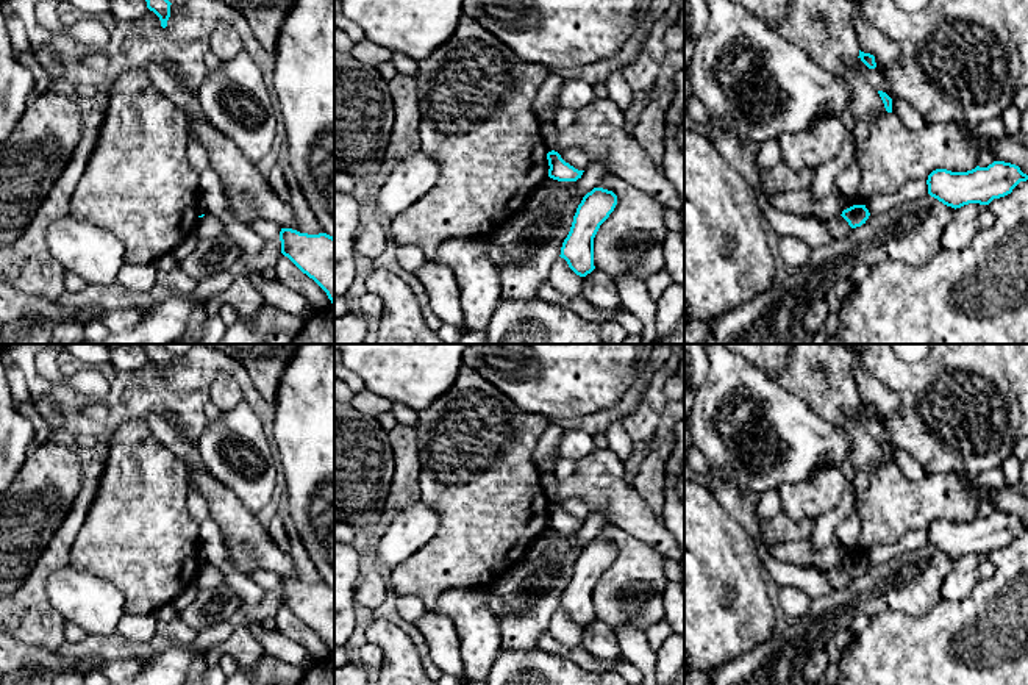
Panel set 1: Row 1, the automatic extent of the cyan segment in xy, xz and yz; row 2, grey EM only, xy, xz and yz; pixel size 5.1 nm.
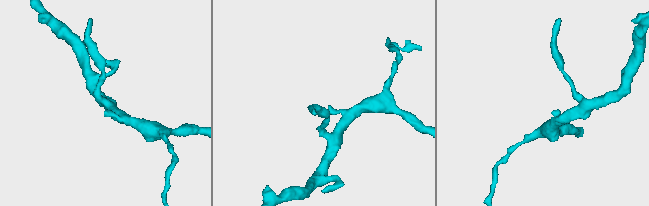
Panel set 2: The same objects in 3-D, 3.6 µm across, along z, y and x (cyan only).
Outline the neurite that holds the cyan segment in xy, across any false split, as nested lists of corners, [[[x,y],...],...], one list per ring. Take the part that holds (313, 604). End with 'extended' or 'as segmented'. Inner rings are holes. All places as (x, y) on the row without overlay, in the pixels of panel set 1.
[[[281,579],[280,591],[281,604],[312,629],[334,655],[334,588]]] | as segmented

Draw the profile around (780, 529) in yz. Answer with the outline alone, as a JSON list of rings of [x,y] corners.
[[[783,510],[769,521],[758,521],[761,540],[767,551],[781,543],[797,543],[808,540],[812,532],[811,519],[791,519]]]

